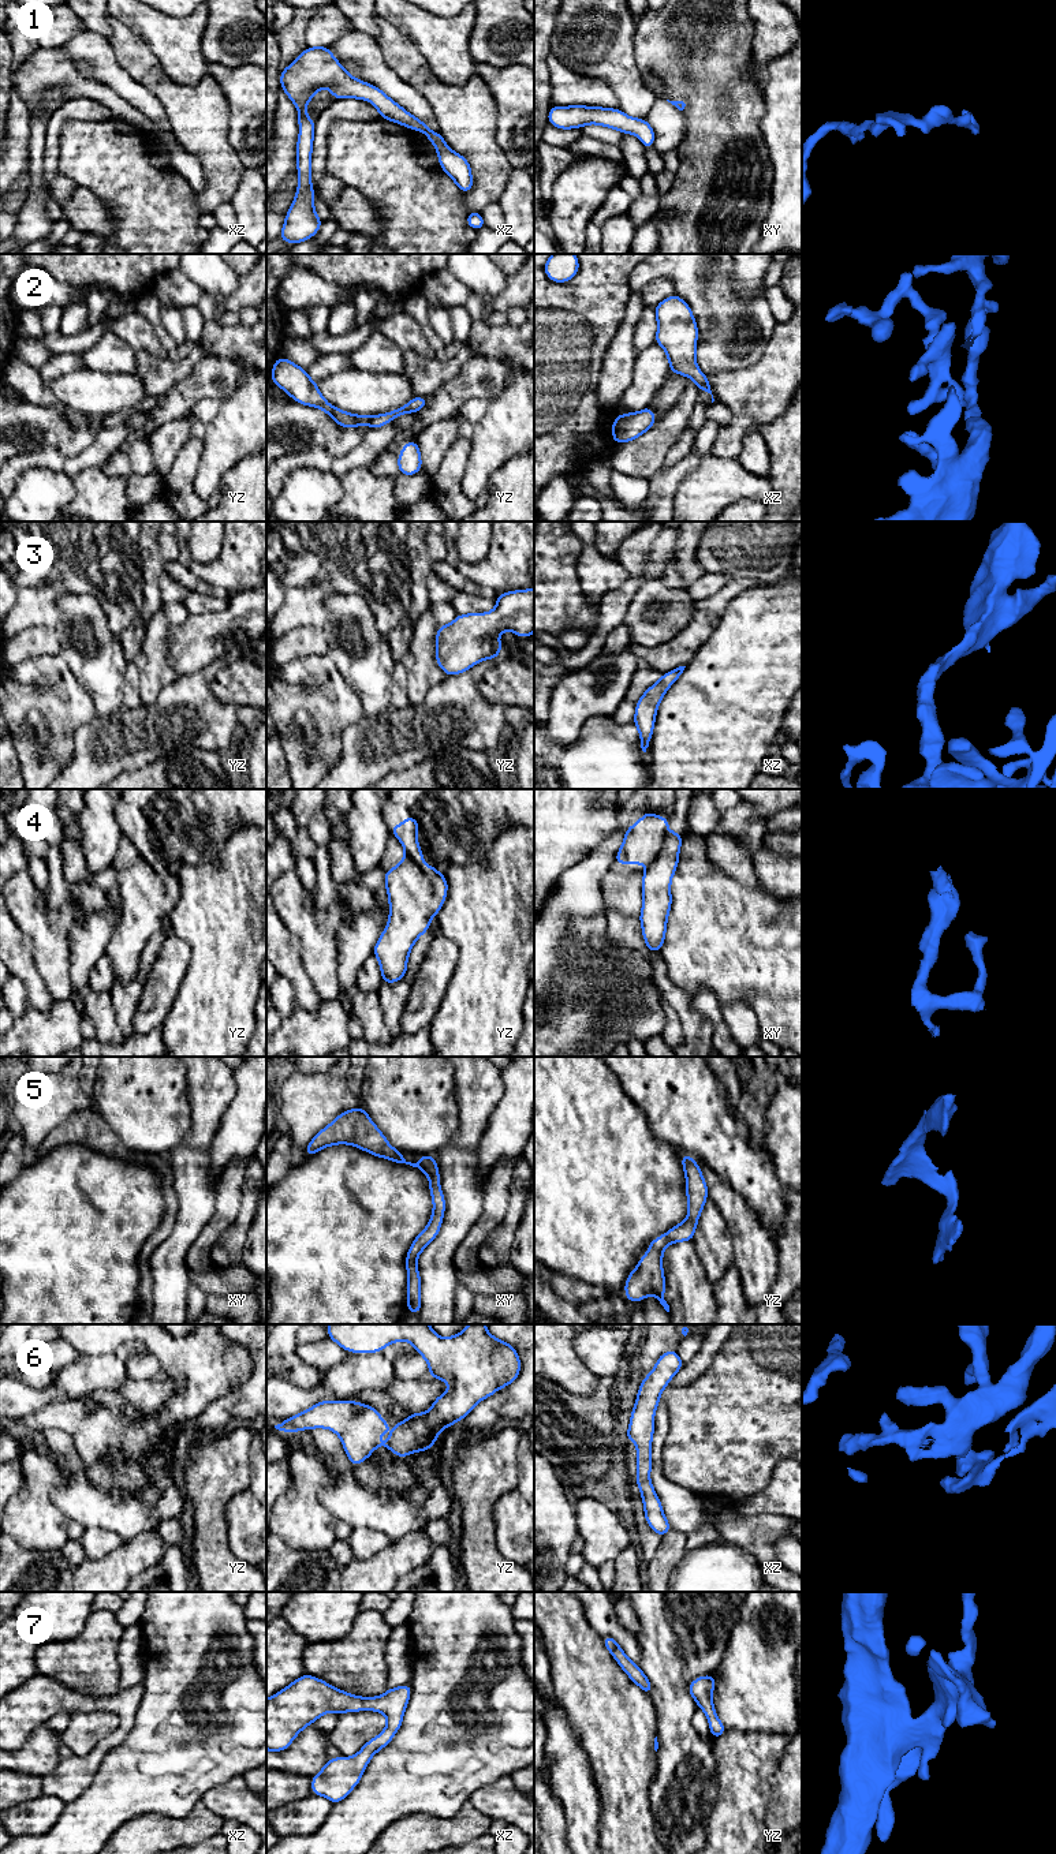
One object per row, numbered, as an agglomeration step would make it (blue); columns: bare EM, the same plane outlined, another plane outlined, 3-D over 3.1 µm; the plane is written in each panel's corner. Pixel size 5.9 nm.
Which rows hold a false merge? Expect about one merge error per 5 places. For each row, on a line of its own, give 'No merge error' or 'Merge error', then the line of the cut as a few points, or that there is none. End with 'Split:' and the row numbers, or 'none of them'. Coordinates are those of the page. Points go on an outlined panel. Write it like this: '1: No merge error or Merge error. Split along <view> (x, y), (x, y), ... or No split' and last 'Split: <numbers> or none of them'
1: No merge error. No split
2: No merge error. No split
3: No merge error. No split
4: Merge error. Split along xy (667, 834), (660, 852), (649, 863)
5: No merge error. No split
6: No merge error. No split
7: No merge error. No split
Split: 4

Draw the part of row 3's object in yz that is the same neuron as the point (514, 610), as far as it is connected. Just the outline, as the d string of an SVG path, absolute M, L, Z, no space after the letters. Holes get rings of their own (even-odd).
M534 588L497 595L496 608L488 613L458 614L448 625L437 628L436 662L447 676L469 670L482 659L495 659L503 650L499 633L514 631L518 638L534 633Z

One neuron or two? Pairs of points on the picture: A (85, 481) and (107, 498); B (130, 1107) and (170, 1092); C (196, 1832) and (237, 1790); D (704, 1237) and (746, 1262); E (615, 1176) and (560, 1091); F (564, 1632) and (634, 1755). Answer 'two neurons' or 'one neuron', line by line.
A: one neuron
B: one neuron
C: two neurons
D: two neurons
E: one neuron
F: one neuron

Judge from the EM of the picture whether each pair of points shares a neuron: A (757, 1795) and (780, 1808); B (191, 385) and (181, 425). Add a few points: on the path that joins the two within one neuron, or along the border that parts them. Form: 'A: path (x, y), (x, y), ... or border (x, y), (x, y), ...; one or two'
A: border (776, 1770), (771, 1778), (771, 1800), (765, 1812); two
B: border (181, 417), (161, 423), (152, 433); two

